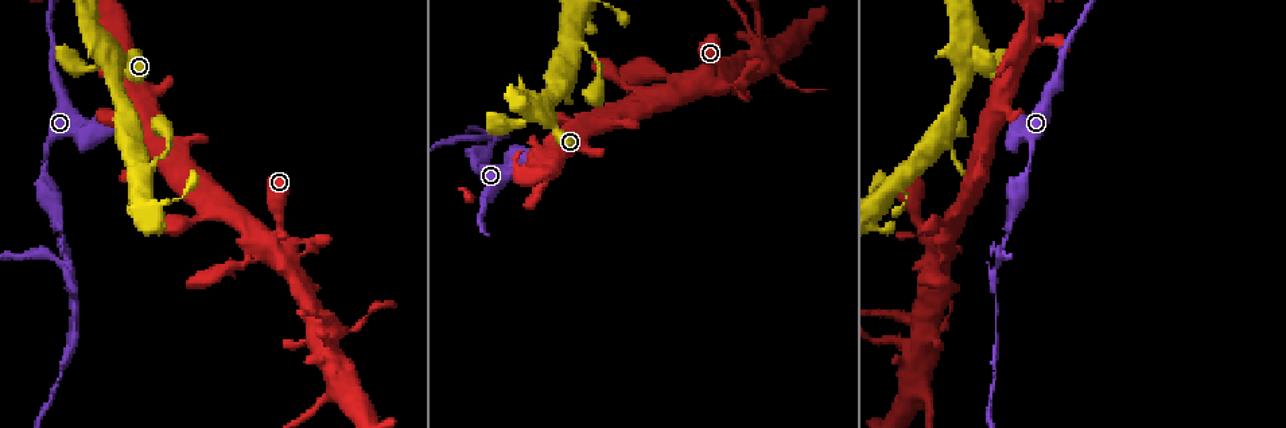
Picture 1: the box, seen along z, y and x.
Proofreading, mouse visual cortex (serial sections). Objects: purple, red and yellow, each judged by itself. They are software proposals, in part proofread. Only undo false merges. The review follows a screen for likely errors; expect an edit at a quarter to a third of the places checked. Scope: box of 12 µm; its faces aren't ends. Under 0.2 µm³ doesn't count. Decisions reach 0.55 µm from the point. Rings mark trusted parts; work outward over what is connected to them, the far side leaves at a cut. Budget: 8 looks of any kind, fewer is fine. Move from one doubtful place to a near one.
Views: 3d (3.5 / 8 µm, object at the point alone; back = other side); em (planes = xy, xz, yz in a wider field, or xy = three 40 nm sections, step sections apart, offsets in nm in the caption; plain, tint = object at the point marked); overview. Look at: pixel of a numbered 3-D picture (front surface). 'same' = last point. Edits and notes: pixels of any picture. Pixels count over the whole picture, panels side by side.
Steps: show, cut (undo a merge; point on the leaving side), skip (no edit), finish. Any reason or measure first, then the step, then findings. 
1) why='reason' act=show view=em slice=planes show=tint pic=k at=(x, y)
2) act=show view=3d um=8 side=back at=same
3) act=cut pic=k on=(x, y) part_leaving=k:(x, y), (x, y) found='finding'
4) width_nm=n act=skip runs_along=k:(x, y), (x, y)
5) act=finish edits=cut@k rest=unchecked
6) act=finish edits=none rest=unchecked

act=show view=3d um=3.5 pic=1 at=(116, 54)

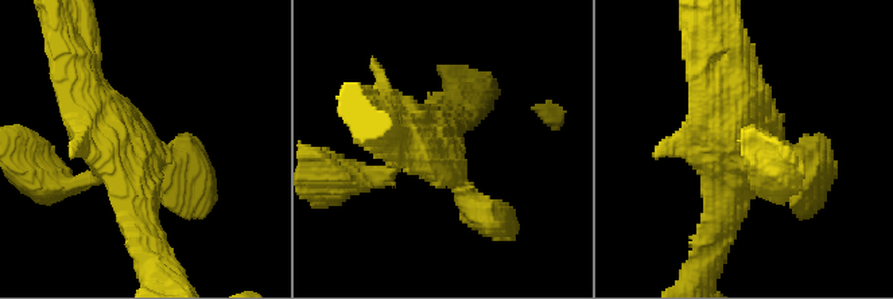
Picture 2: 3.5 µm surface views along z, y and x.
why='need the tissue' act=show view=em slice=xy step=3 show=plain pic=2 at=(439, 161)

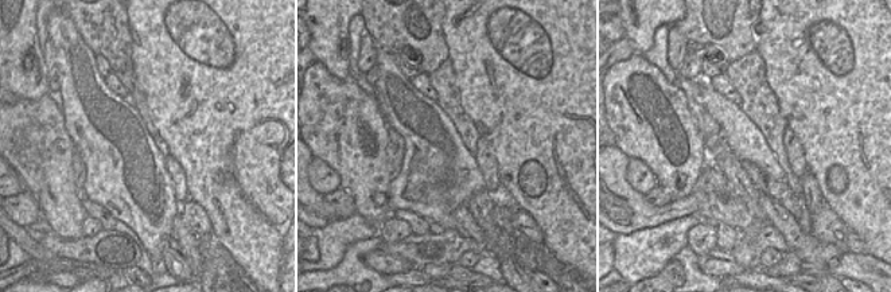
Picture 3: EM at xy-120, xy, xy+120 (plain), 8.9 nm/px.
why='where the object lies' act=show view=em slice=xy step=3 show=tint at=same

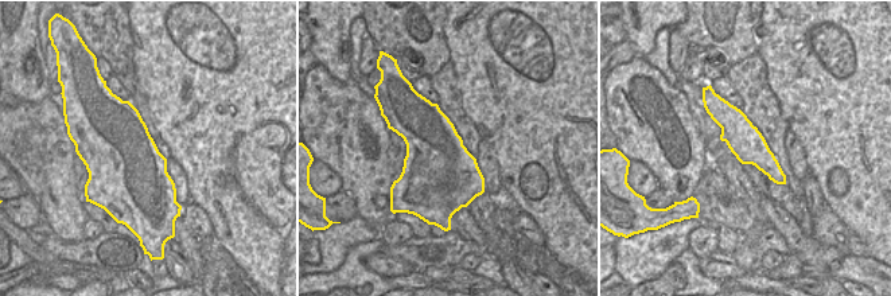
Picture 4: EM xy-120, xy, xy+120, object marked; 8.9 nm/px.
act=skip runs_along=4:(719, 104), (742, 137), (782, 180) found='all the same cell'

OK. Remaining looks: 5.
why='three-way junction' act=show view=3d um=3.5 pic=1 at=(997, 265)

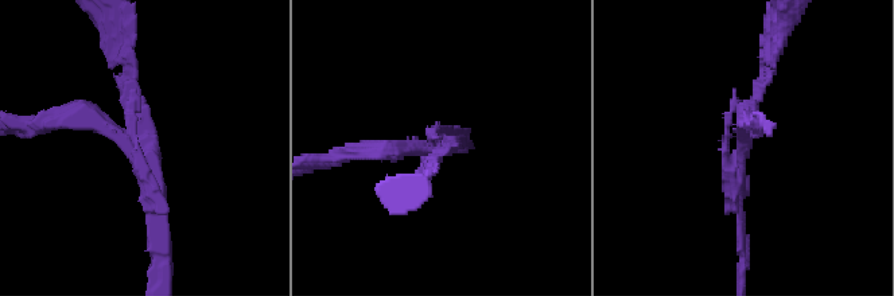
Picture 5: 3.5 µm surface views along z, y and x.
why='now the EM' act=show view=em slice=xy step=1 show=tint pic=5 at=(449, 152)

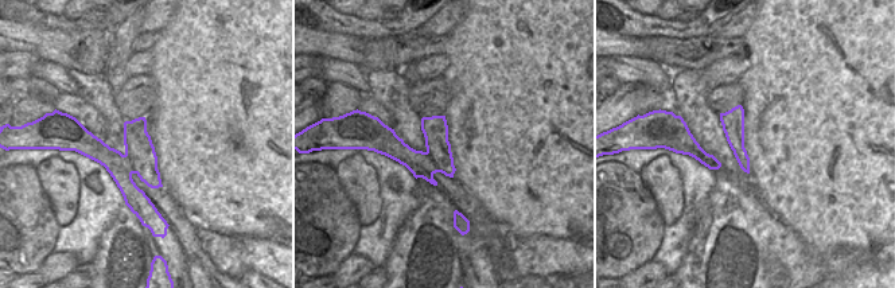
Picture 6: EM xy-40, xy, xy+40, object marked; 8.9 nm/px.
act=cut pic=5 on=(364, 155) part_leaving=5:(401, 148), (348, 151), (327, 162) found='two cells meet here'

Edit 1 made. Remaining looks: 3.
act=show view=overview

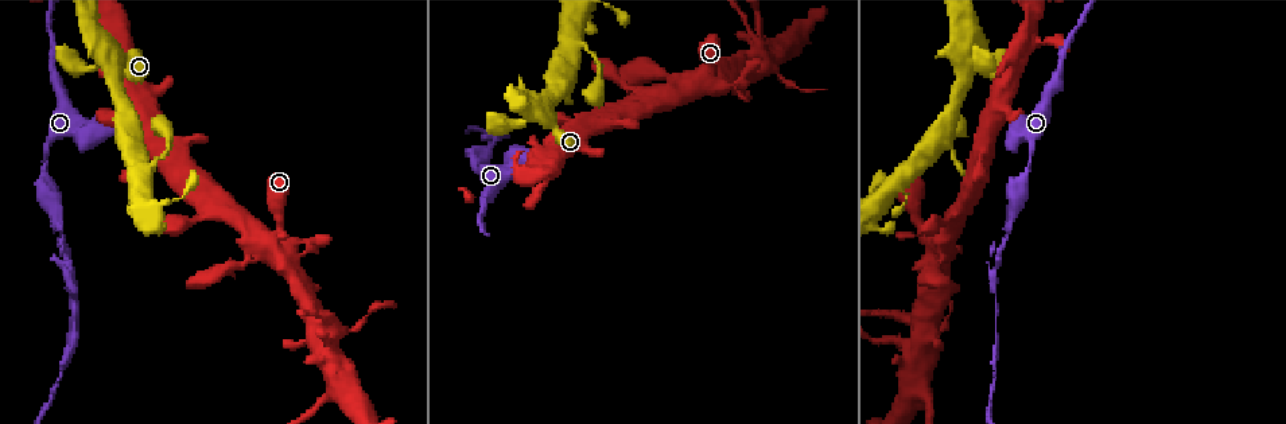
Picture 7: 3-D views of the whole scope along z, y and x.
why='small branch off a trunk' act=show view=3d um=3.5 side=back pic=7 at=(931, 237)

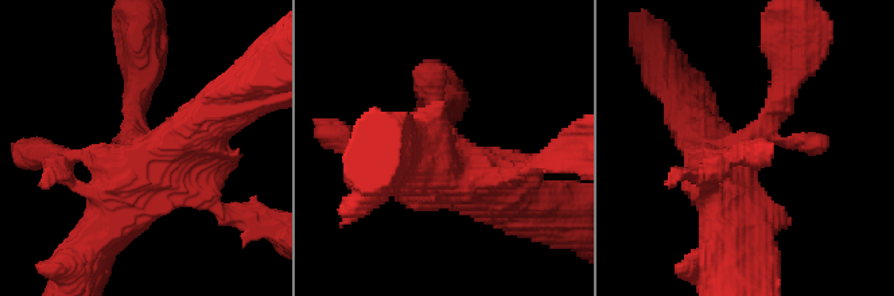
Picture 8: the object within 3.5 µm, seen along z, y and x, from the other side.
why='now the EM' act=show view=em slice=planes show=tint at=same

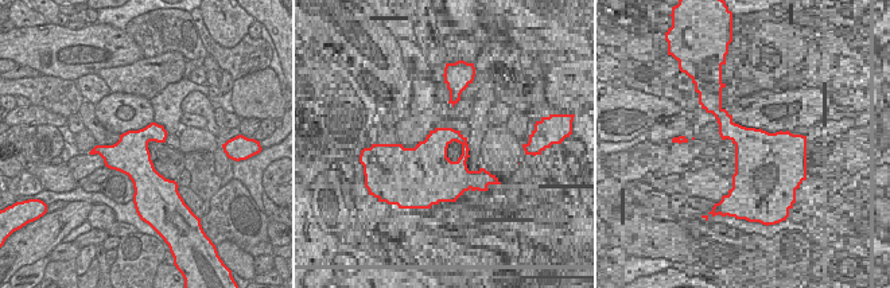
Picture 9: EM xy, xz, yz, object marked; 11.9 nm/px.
width_nm=460 act=skip runs_along=8:(439, 109), (459, 164), (525, 199) found='all the same cell'

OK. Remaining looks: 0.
act=finish edits=cut@5 rest=unchecked

